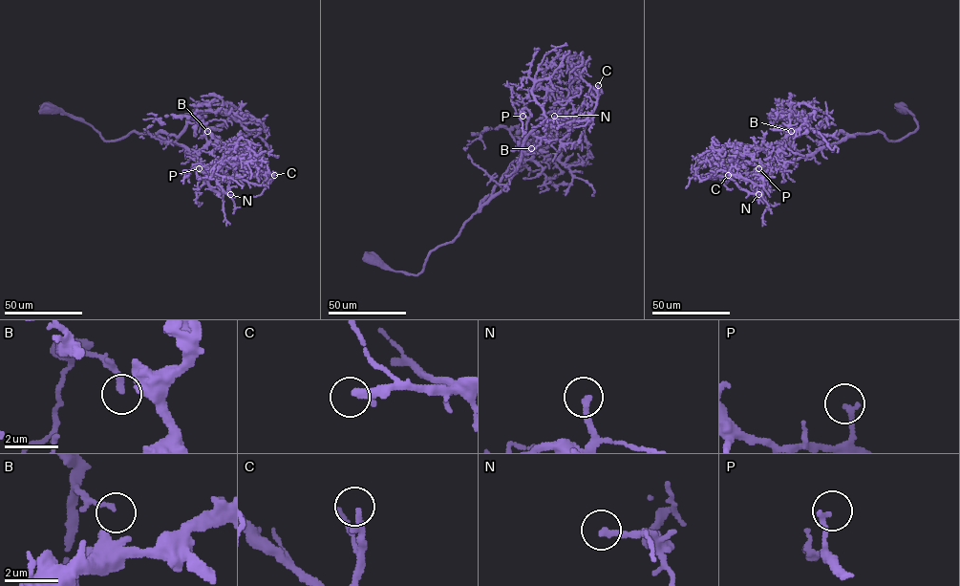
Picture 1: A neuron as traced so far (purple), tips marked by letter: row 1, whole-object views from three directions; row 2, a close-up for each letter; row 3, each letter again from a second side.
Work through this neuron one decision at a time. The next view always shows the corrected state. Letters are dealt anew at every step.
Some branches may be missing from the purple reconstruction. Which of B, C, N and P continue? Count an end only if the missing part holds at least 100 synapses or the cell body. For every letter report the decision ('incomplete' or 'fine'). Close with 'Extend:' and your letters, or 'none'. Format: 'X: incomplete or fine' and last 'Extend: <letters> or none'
B: fine
C: incomplete
N: fine
P: fine
Extend: C

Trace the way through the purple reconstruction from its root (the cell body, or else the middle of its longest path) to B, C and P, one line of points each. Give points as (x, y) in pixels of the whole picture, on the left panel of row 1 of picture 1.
B: (49, 108), (82, 119), (106, 141), (133, 131), (152, 133), (195, 155), (206, 143), (207, 131)
C: (49, 108), (82, 119), (106, 141), (134, 131), (181, 144), (220, 179), (237, 178), (266, 185), (274, 175)
P: (49, 108), (82, 119), (106, 141), (134, 131), (181, 144), (197, 159), (204, 173), (199, 168)

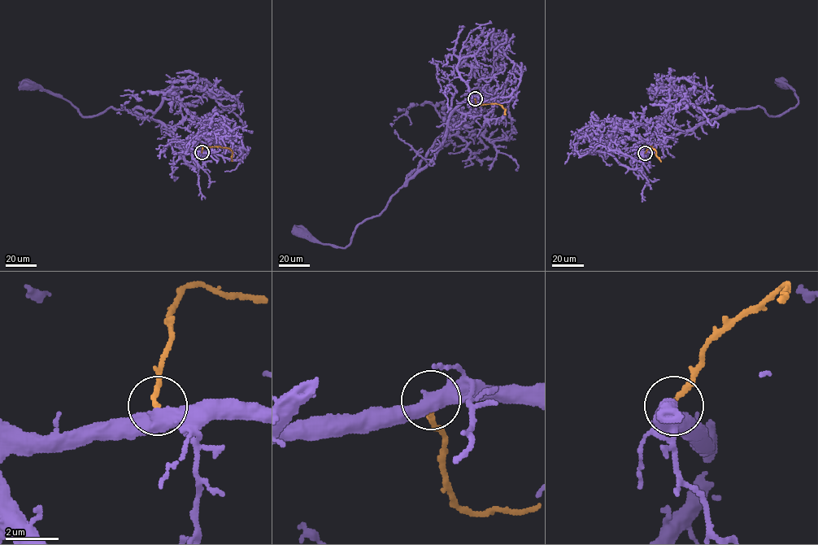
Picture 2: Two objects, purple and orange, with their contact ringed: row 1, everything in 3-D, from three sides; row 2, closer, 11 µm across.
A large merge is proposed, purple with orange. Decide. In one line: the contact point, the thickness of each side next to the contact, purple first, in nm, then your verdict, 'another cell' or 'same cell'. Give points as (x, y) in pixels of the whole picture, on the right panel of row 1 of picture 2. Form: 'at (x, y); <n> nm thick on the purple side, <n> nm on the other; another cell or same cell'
at (645, 153); 550 nm thick on the purple side, 180 nm on the other; another cell

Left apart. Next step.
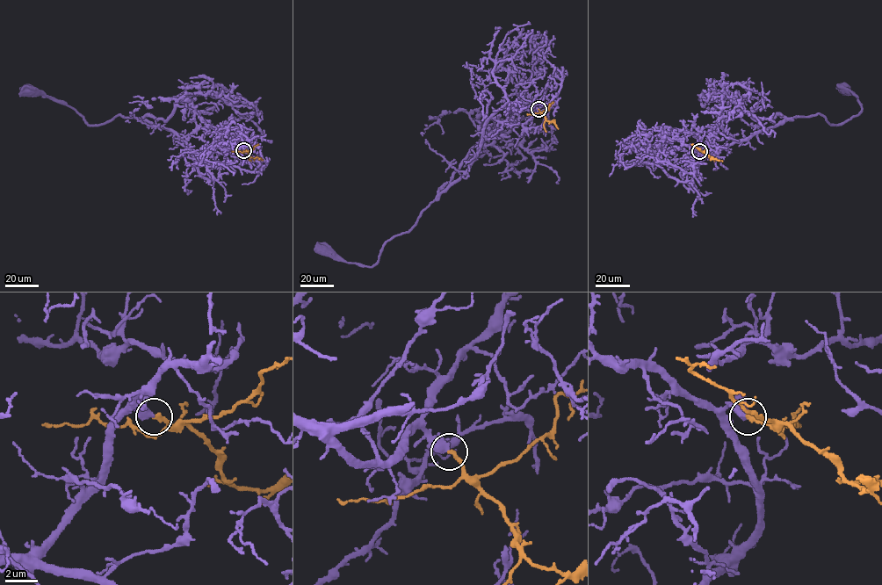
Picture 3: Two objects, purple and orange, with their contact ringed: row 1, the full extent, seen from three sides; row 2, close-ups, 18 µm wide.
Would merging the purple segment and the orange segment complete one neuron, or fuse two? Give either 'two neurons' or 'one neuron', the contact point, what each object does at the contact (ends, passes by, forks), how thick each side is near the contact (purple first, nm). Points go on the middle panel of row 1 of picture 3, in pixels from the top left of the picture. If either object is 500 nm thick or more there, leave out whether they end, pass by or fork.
one neuron; place (538, 109); calibres 550 and 280 nm

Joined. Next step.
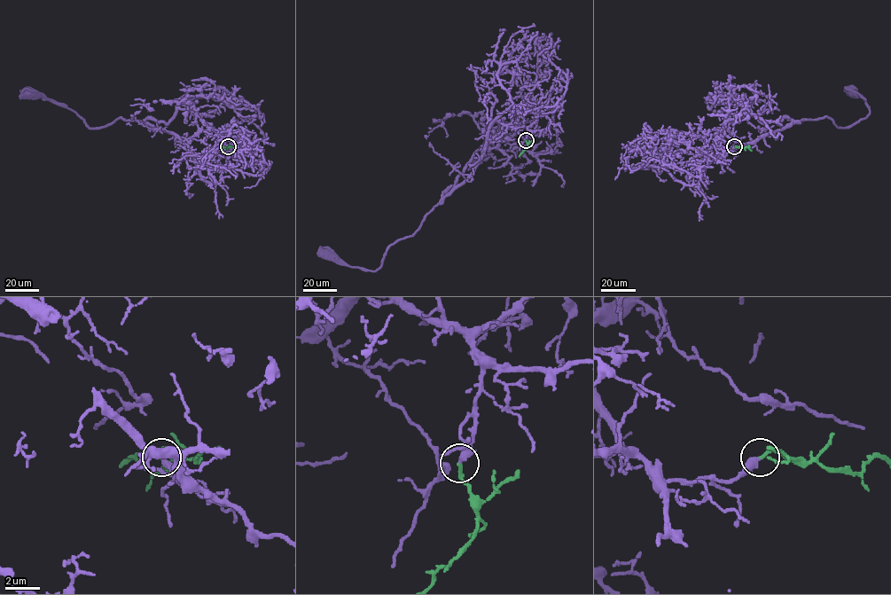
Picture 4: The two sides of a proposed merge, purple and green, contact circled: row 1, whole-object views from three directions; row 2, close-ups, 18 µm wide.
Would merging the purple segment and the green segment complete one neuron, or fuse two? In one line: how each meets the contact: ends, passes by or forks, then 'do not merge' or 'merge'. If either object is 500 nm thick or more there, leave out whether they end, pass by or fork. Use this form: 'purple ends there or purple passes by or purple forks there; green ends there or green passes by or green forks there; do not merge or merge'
purple ends there; green ends there; merge

